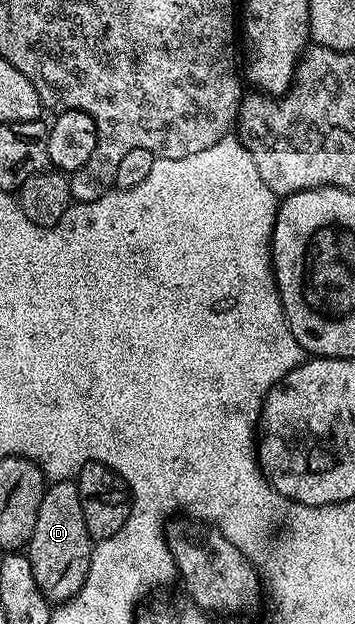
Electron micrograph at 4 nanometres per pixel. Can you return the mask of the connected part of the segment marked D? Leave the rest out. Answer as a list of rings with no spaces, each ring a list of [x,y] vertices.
[[[53,481],[44,491],[34,532],[26,545],[26,555],[35,581],[49,603],[61,604],[76,596],[89,572],[93,543],[86,528],[81,494],[75,481]]]

